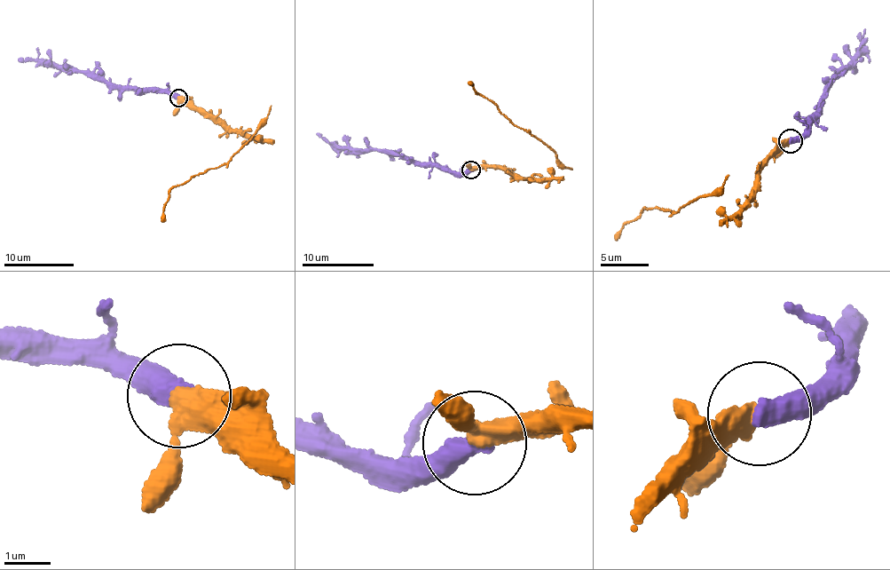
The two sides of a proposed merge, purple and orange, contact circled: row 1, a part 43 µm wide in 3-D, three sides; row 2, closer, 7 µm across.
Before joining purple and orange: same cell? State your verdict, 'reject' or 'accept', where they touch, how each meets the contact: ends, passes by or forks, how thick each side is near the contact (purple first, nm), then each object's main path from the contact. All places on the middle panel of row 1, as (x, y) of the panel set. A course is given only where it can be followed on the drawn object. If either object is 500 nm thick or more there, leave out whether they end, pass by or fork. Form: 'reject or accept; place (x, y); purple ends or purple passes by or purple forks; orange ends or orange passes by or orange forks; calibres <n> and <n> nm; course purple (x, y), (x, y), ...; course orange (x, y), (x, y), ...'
accept; place (470, 170); calibres 500 and 360 nm; course purple (471, 170), (459, 172), (412, 162), (407, 157), (380, 151), (329, 144), (318, 138), (317, 132); course orange (471, 169), (507, 169), (524, 178), (547, 180), (552, 176), (556, 161), (554, 150), (508, 118), (468, 82)

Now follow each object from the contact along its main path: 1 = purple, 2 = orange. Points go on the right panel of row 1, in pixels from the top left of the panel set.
1: (791, 141), (804, 131), (823, 107), (821, 100), (835, 76), (863, 44), (859, 32)
2: (788, 141), (758, 170), (736, 214), (726, 214), (712, 196), (697, 195), (673, 212), (641, 210), (615, 238)

